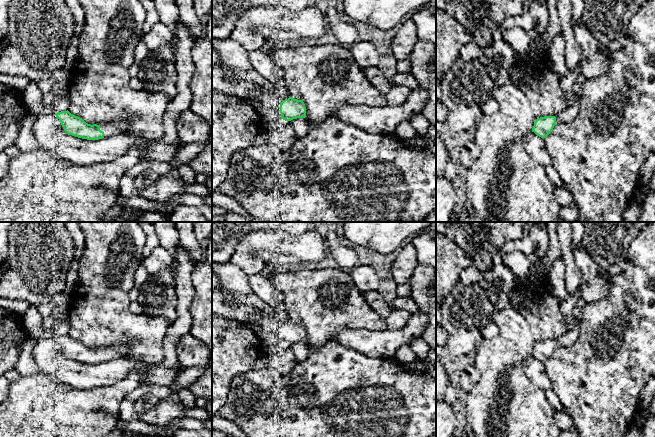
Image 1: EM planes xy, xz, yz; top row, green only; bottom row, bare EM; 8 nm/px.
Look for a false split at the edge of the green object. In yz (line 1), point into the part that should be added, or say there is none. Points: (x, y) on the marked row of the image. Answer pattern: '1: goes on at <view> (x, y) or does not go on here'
1: does not go on here

